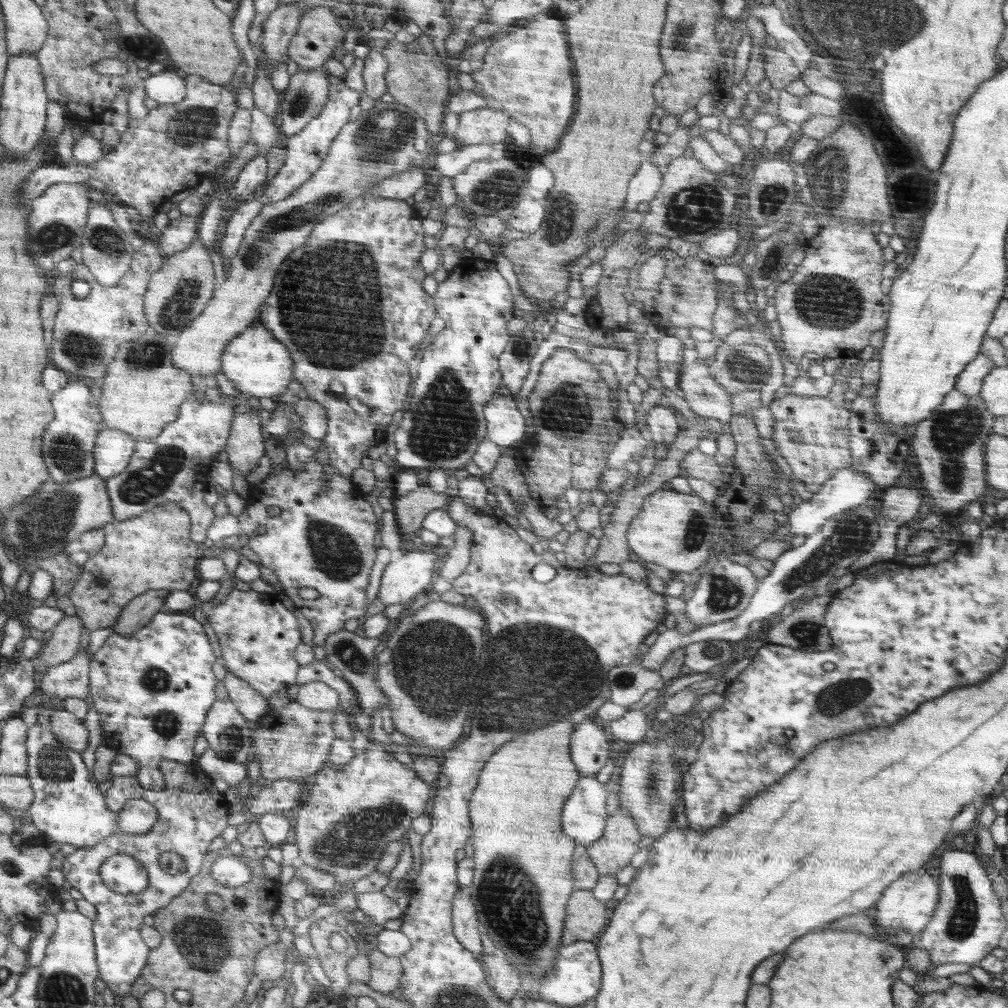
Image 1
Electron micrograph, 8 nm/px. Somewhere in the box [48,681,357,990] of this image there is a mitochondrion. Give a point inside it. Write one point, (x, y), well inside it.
(202, 950)

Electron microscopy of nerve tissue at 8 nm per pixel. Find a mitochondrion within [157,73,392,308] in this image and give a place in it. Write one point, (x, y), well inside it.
(254, 258)

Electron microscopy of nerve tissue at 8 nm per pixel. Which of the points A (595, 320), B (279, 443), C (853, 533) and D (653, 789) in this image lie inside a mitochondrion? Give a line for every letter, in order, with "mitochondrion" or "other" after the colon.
A: other
B: other
C: mitochondrion
D: mitochondrion

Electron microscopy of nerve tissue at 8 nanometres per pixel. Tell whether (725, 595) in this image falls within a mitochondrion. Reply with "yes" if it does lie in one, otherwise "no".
yes

